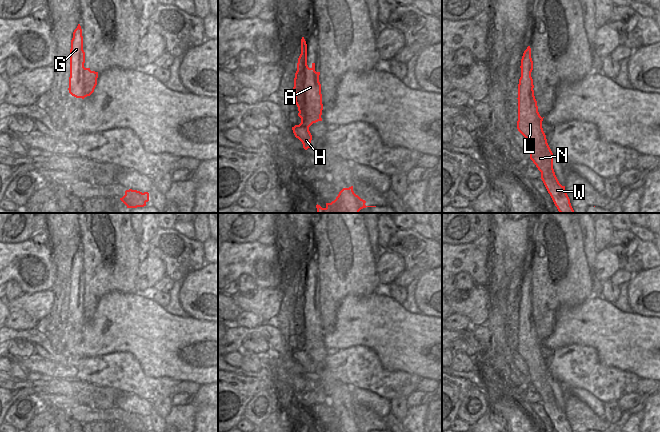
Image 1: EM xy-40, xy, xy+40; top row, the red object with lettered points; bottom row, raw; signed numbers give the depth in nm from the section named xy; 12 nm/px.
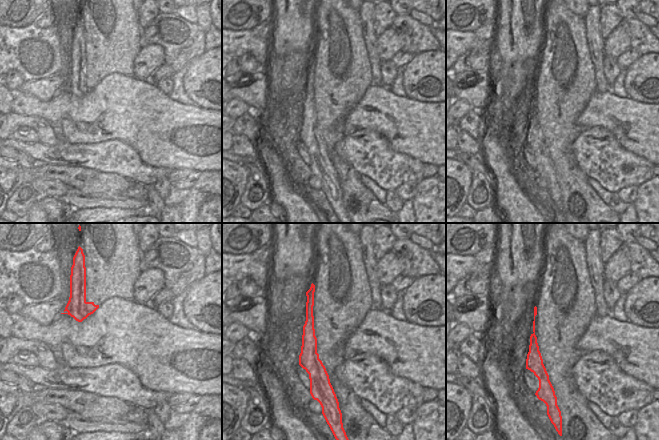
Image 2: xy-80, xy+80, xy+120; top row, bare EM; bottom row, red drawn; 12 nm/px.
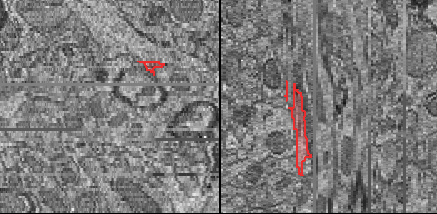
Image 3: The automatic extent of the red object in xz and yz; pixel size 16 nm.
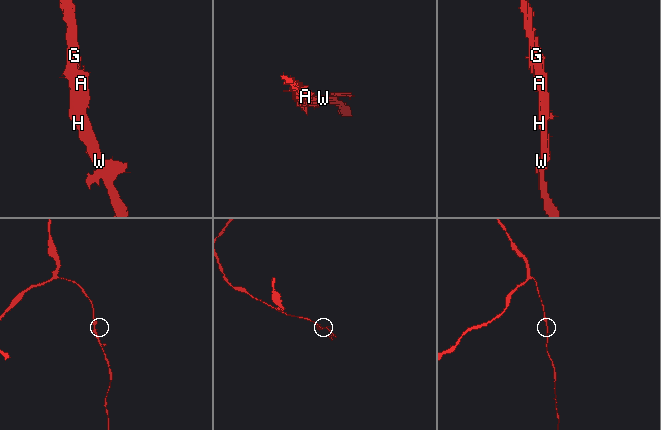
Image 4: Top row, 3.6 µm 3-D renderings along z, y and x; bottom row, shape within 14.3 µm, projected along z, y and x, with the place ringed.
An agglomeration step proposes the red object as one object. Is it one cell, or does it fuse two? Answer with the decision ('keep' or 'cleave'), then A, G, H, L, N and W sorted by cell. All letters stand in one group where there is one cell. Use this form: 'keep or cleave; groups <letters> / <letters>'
keep; groups A G H L N W

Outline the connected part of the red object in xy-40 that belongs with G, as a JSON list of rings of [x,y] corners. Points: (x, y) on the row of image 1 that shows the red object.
[[[80,24],[73,32],[70,49],[70,77],[69,93],[84,99],[90,96],[97,85],[98,72],[84,67],[85,52],[83,50],[83,36]]]

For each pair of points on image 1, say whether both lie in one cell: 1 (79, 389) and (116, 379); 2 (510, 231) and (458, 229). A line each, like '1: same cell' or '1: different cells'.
1: different cells
2: different cells

